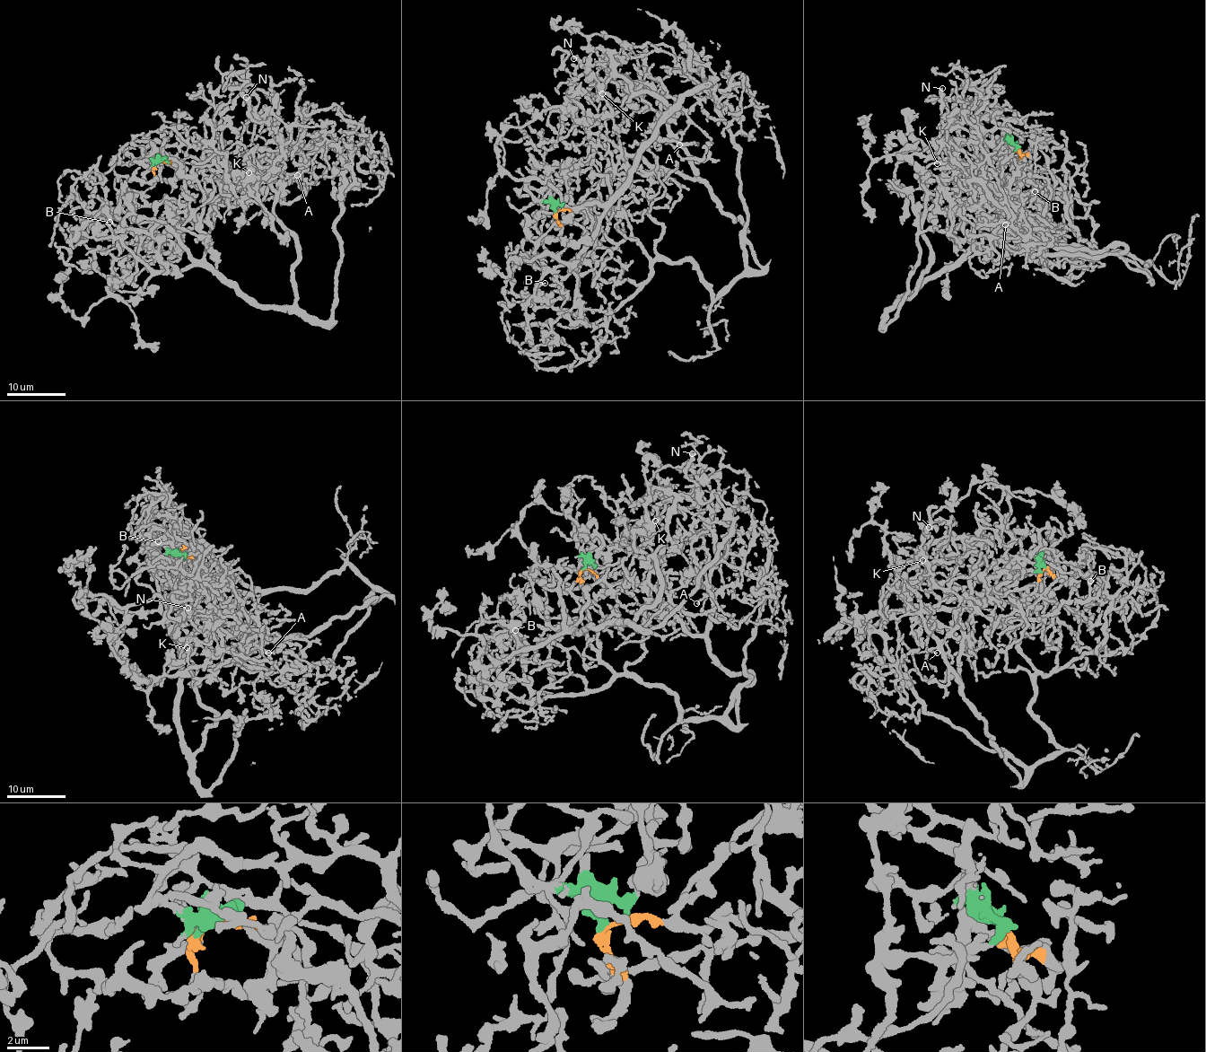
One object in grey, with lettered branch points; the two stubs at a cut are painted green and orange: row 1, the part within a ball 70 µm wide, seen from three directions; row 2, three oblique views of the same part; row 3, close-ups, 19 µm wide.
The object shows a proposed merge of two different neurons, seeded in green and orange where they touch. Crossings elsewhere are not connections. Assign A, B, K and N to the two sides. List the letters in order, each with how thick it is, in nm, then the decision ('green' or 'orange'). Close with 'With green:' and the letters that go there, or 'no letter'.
A: calibre 190 nm; orange
B: calibre 200 nm; green
K: calibre 320 nm; green
N: calibre 400 nm; orange
With green: B, K

